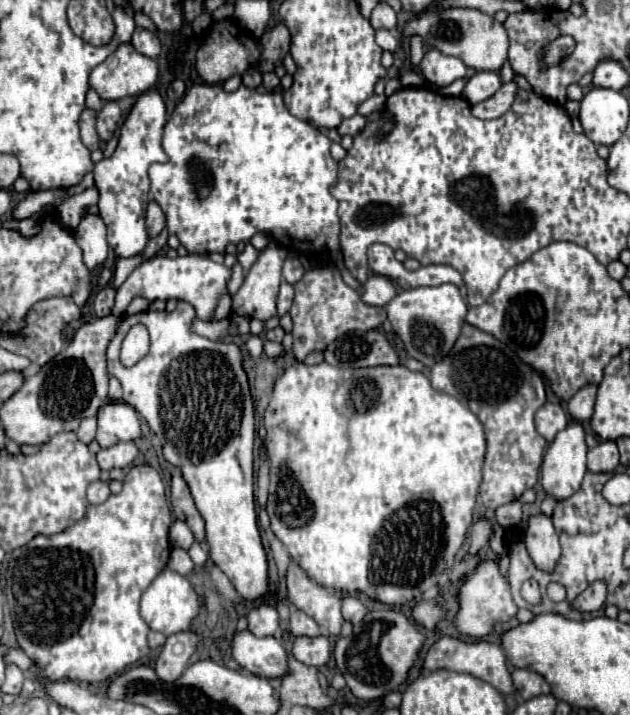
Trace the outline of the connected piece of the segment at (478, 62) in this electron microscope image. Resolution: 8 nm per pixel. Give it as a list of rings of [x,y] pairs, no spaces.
[[[433,7],[409,19],[401,33],[403,37],[413,37],[413,35],[423,37],[423,45],[433,43],[433,47],[445,55],[459,55],[467,67],[473,67],[477,71],[499,71],[503,61],[507,59],[507,47],[509,47],[507,31],[491,15],[485,15],[479,9]]]

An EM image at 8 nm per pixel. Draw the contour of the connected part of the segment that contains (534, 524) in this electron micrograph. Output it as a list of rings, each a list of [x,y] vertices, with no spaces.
[[[537,515],[537,517],[527,519],[525,545],[527,545],[527,553],[537,569],[541,569],[545,573],[555,571],[557,561],[561,557],[561,547],[559,547],[559,537],[551,523],[551,517]]]

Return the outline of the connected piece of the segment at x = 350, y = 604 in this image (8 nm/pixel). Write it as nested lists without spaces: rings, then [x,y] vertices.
[[[345,597],[343,599],[343,617],[345,621],[351,621],[353,625],[361,623],[361,619],[367,615],[367,609],[357,597]]]

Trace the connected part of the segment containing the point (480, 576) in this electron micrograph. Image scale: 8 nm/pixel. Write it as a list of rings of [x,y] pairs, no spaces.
[[[497,559],[481,561],[471,573],[461,579],[459,587],[459,611],[455,615],[455,627],[461,635],[483,639],[493,633],[495,623],[505,623],[517,615],[519,607],[515,605],[511,591],[509,591],[509,577],[501,573]]]

